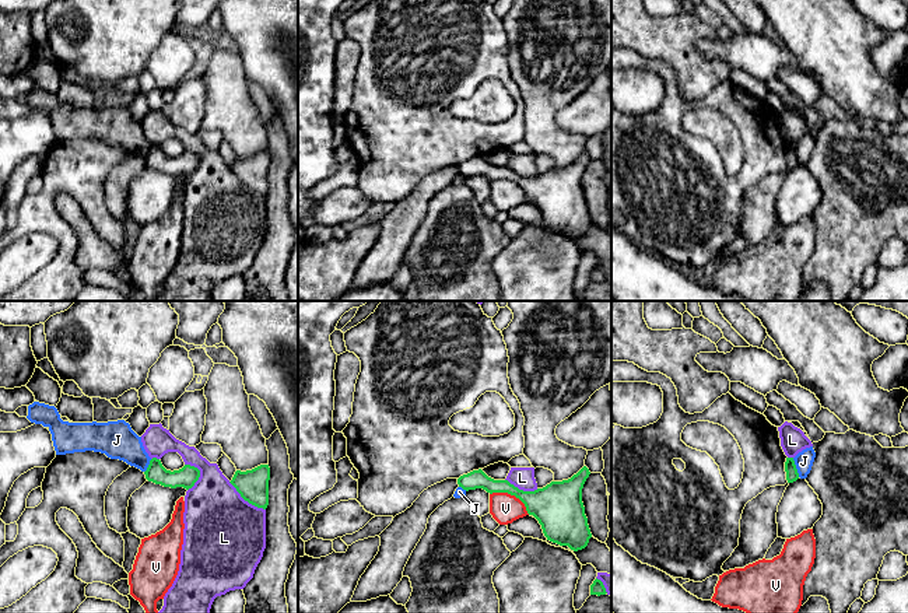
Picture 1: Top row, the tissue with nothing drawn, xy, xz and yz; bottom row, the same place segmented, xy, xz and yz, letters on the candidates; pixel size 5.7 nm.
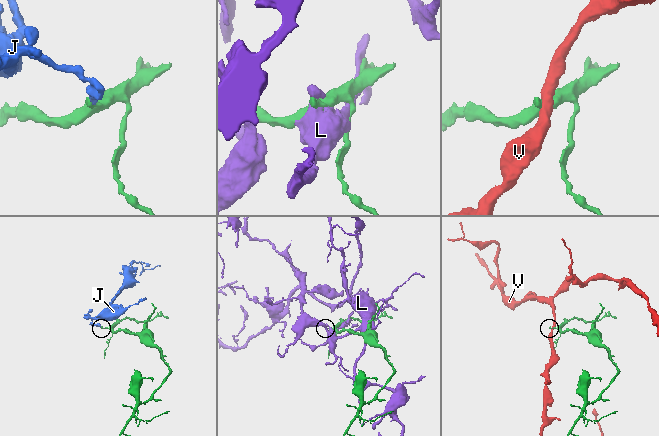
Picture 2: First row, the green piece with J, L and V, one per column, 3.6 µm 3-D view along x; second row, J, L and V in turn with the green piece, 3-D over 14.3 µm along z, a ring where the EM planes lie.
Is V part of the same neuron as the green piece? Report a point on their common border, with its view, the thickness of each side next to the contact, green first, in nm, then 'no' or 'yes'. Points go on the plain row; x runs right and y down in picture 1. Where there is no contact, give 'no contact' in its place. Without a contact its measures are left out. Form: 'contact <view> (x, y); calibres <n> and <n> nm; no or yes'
contact xz (512, 181); calibres 260 and 170 nm; no

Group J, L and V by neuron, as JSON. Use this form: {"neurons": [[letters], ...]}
{"neurons": [["J"], ["L"], ["V"]]}

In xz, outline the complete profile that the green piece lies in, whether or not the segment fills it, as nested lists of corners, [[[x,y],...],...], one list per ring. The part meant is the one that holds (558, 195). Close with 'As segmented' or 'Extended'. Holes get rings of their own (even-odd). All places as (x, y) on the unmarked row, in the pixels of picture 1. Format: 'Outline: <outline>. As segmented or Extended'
Outline: [[[583,153],[568,167],[523,178],[508,167],[494,167],[478,155],[460,162],[457,171],[466,178],[483,175],[490,181],[515,182],[525,190],[527,200],[539,207],[547,227],[578,238],[585,235],[592,224],[582,189],[582,175],[589,161],[589,155]]]. As segmented

